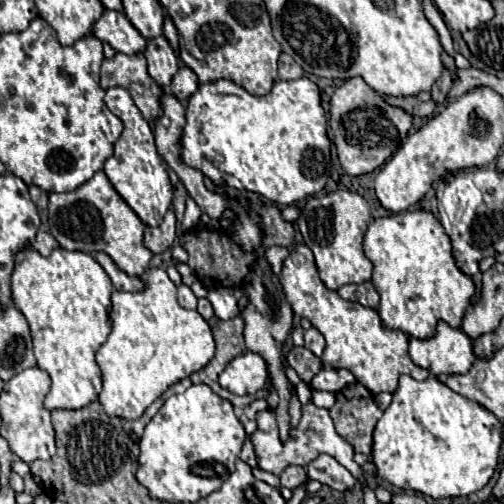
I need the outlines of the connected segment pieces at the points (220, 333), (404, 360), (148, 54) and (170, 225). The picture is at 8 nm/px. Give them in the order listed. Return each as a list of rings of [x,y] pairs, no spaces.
[[[235,316],[235,318],[225,320],[225,322],[219,320],[219,322],[215,324],[215,328],[213,328],[213,338],[215,338],[215,346],[217,346],[215,356],[211,358],[211,362],[209,362],[205,368],[201,368],[201,370],[197,370],[195,374],[191,374],[191,382],[193,382],[193,384],[203,382],[203,384],[211,386],[211,390],[217,392],[219,396],[227,398],[227,400],[235,406],[235,410],[245,408],[247,404],[253,402],[253,398],[251,398],[251,396],[241,398],[241,396],[235,396],[235,394],[223,390],[223,388],[219,386],[217,376],[223,372],[223,368],[225,368],[235,356],[239,356],[239,354],[243,354],[243,352],[247,350],[247,348],[245,348],[245,338],[243,338],[243,326],[245,326],[245,322],[241,320],[241,316]]]
[[[295,244],[291,248],[289,256],[283,262],[279,280],[293,312],[301,318],[307,318],[325,336],[327,346],[323,352],[323,368],[345,368],[353,372],[357,382],[363,384],[371,394],[393,394],[397,390],[401,374],[409,374],[415,380],[429,378],[429,370],[413,364],[413,360],[409,358],[407,334],[403,334],[401,330],[385,328],[377,310],[343,300],[337,292],[329,290],[319,280],[313,252],[305,244]]]
[[[165,36],[147,40],[143,56],[147,58],[147,64],[149,64],[149,76],[161,88],[169,88],[173,74],[179,70],[179,58],[171,48],[169,40]]]
[[[167,210],[163,222],[159,226],[147,226],[145,228],[145,240],[143,244],[153,252],[161,254],[163,250],[169,250],[176,240],[175,212]]]

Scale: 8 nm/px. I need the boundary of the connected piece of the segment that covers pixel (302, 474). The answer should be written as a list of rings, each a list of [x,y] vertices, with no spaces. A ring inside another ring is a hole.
[[[289,466],[289,468],[285,468],[285,472],[279,478],[281,478],[281,486],[293,490],[307,480],[307,472],[301,466]]]

